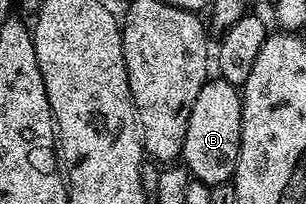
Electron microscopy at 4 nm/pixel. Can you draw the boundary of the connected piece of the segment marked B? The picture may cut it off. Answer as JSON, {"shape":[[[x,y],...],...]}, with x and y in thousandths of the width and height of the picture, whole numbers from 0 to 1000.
{"shape":[[[680,387],[644,466],[644,505],[631,505],[631,544],[618,564],[618,642],[605,642],[595,804],[634,882],[693,917],[739,907],[765,873],[781,725],[788,721],[788,603],[794,598],[794,485],[784,441],[725,387]]]}

